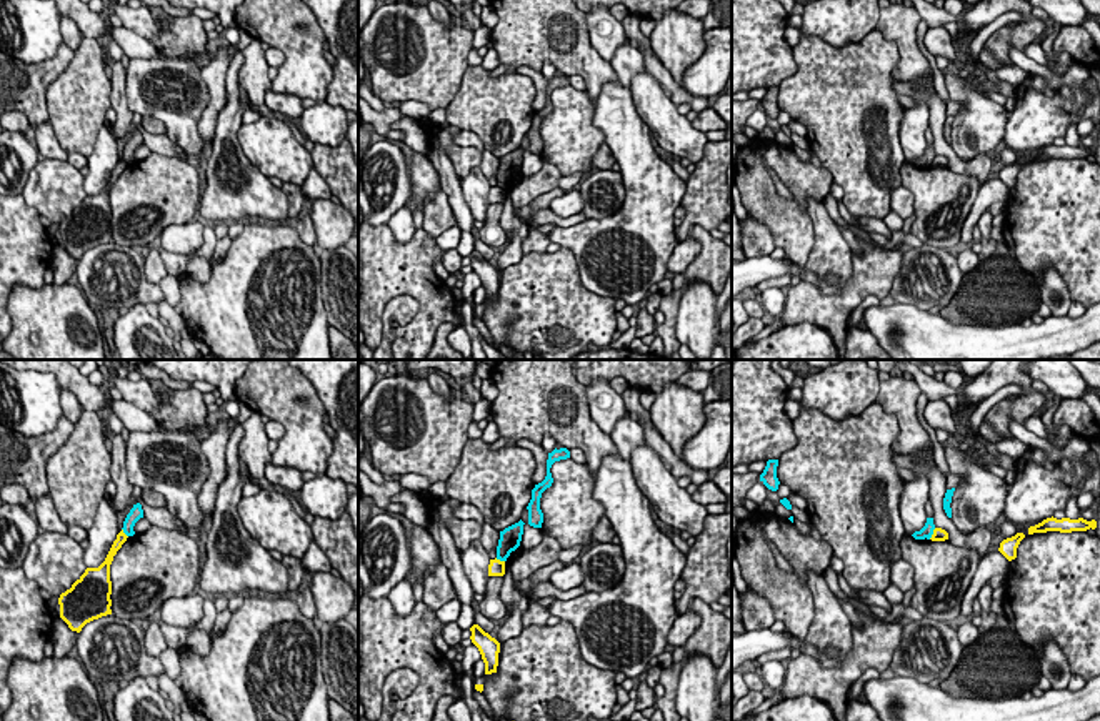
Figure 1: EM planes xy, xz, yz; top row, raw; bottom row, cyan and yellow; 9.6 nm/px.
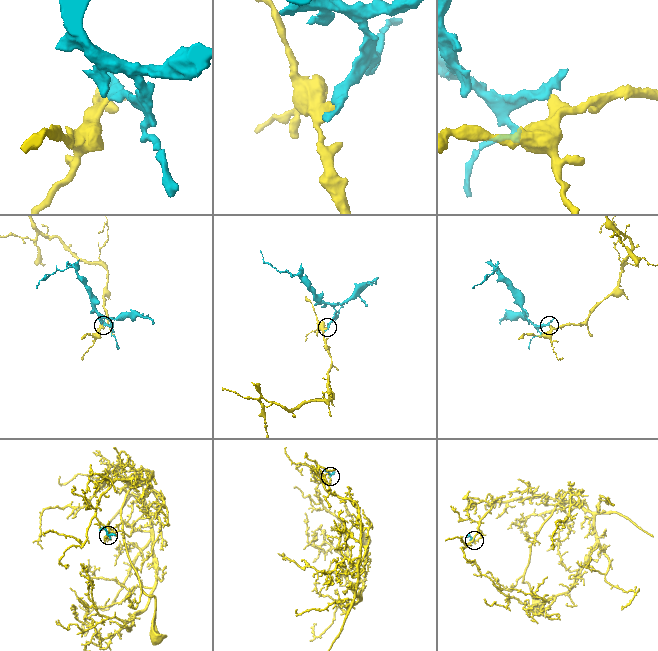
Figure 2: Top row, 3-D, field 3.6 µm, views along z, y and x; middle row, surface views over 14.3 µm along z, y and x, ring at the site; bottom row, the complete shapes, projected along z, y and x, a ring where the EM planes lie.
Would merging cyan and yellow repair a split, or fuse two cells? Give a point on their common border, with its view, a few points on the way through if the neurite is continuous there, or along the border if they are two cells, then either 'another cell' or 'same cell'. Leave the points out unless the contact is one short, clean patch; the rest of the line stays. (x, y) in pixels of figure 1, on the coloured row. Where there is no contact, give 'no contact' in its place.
yz (932, 533) | along yz (935, 528), (929, 538) | another cell

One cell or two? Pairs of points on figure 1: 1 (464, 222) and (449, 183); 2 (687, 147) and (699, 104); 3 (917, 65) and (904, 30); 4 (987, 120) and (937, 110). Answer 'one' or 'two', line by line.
1: one
2: two
3: one
4: two

